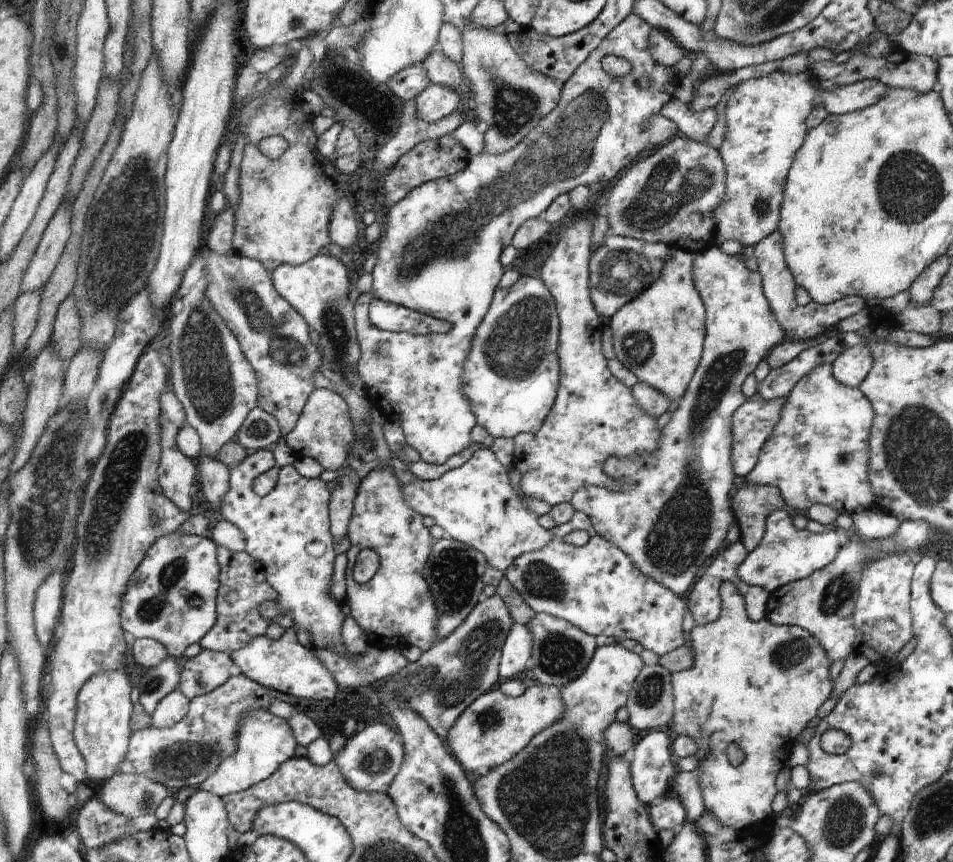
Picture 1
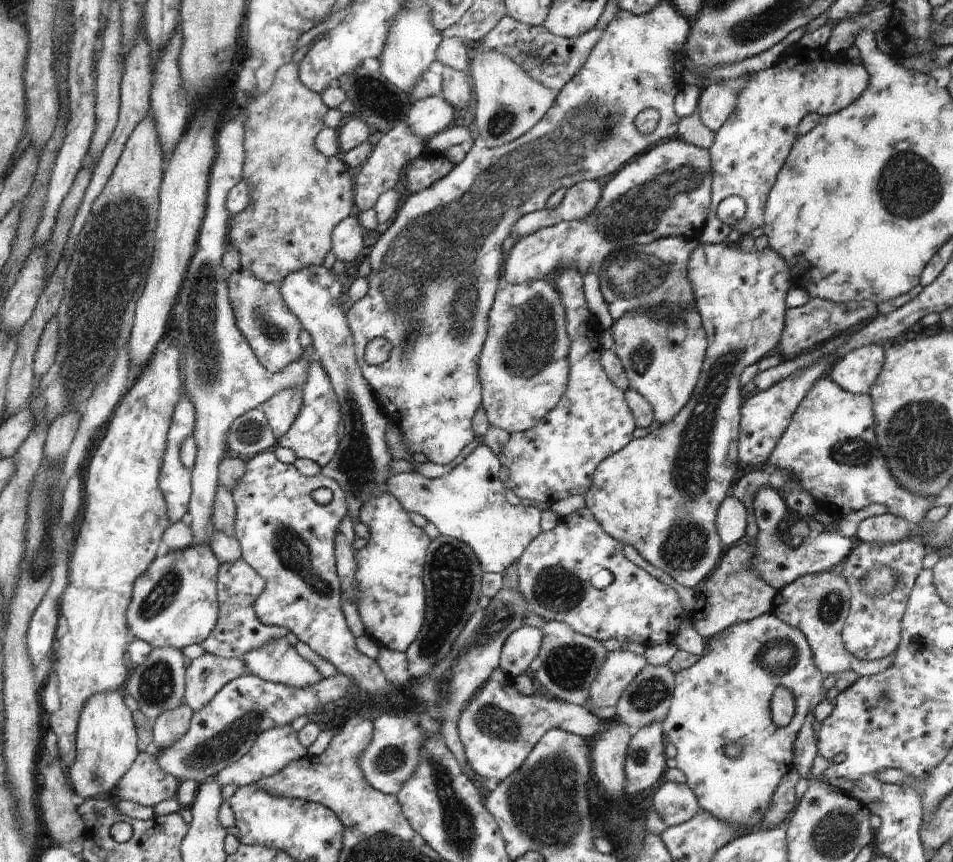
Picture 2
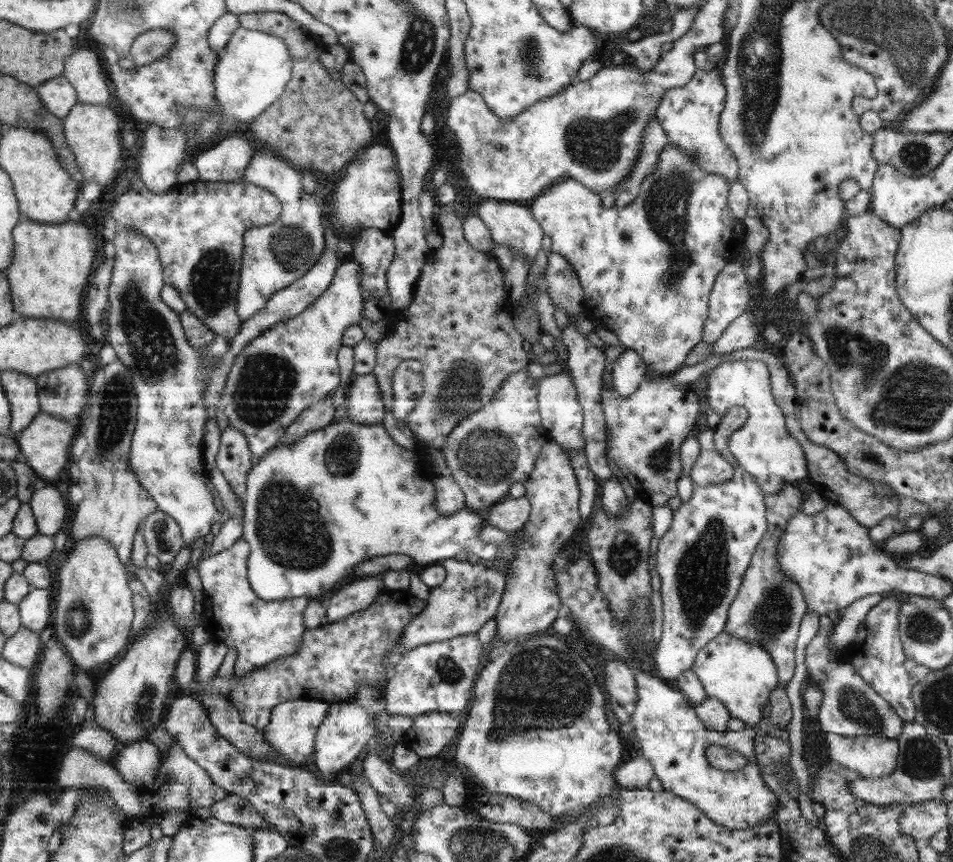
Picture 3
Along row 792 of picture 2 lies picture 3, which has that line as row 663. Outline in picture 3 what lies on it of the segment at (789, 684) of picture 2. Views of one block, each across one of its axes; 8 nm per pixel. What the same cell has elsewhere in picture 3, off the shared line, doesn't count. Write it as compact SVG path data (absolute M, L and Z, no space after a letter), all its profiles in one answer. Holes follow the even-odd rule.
M722 630L720 635L696 655L691 670L700 679L707 696L723 702L731 718L741 720L745 729L763 726L763 710L768 705L772 690L778 685L776 665L764 648L753 642L734 638Z

